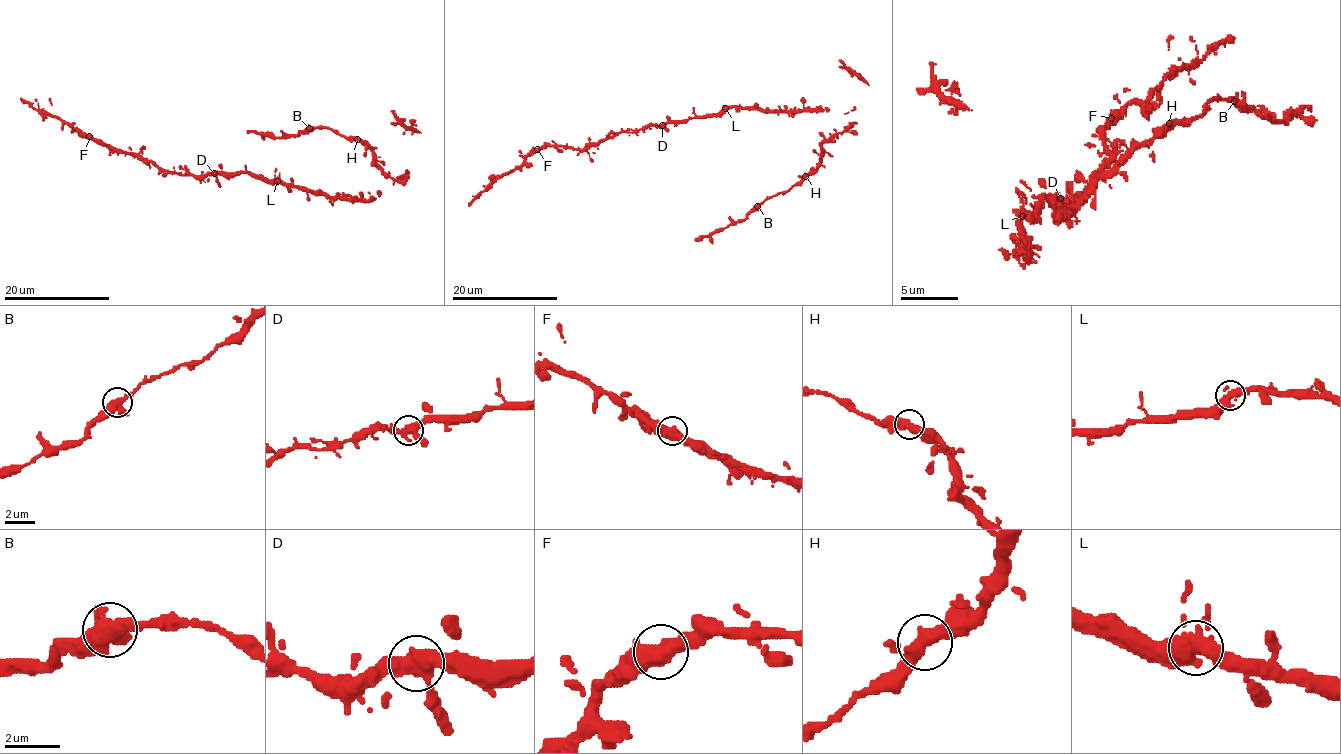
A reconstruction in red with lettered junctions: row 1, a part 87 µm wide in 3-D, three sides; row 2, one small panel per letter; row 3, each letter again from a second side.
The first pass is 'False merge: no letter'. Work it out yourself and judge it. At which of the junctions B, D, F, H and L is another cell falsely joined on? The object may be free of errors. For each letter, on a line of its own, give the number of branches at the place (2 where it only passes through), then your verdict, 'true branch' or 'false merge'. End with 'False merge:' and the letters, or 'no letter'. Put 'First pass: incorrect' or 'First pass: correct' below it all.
B: branches 3; true branch
D: branches 3; true branch
F: branches 2; true branch
H: branches 3; true branch
L: branches 3; true branch
False merge: no letter
First pass: correct

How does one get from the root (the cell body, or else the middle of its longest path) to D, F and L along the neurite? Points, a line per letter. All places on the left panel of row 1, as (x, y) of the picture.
D: (294, 185), (282, 185), (247, 173), (214, 173)
F: (294, 185), (247, 173), (202, 177), (170, 173), (148, 160), (101, 145), (89, 136)
L: (294, 185), (282, 185), (277, 181)

